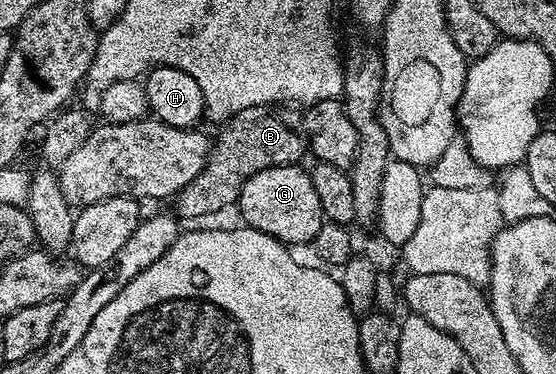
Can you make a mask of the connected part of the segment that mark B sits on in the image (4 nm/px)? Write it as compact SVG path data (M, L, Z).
M253 106L249 110L241 110L241 114L220 128L223 129L219 137L214 137L211 153L201 174L197 174L189 186L173 197L174 215L184 221L195 220L198 216L215 216L230 204L231 207L238 205L241 190L245 182L253 178L253 174L261 174L261 170L277 166L298 165L299 159L303 155L306 157L309 152L307 135L301 131L300 113L291 106Z

